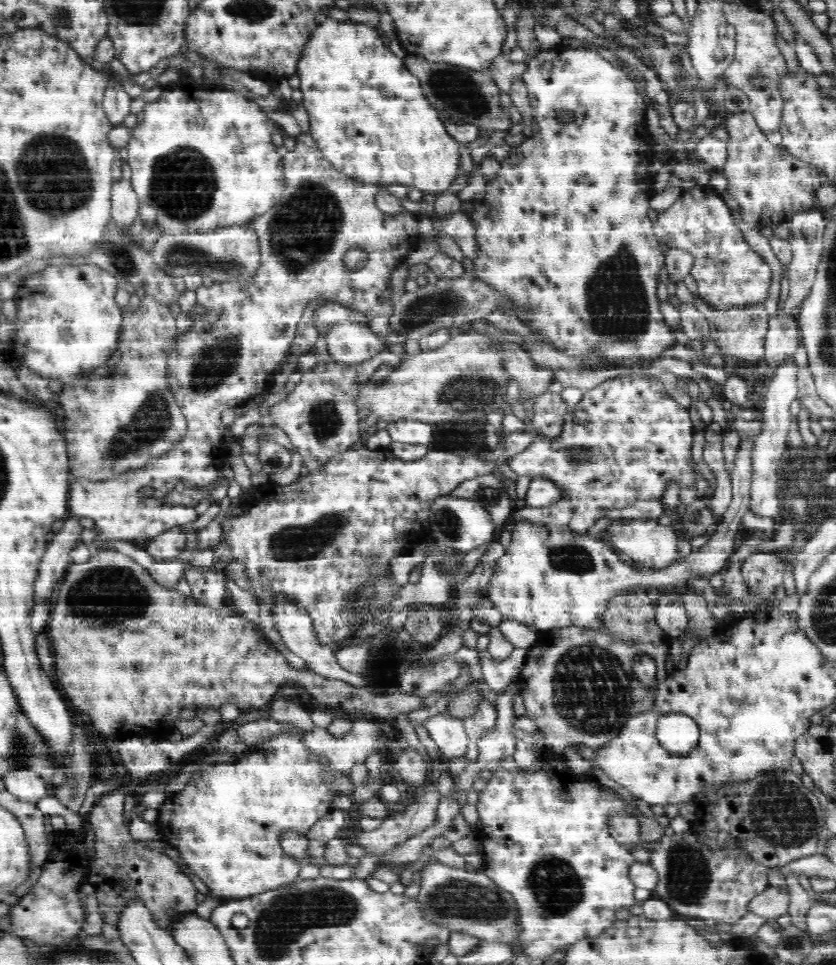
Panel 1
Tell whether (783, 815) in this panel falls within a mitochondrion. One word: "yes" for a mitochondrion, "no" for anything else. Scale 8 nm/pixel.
yes

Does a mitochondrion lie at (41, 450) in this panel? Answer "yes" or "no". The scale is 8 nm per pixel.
no

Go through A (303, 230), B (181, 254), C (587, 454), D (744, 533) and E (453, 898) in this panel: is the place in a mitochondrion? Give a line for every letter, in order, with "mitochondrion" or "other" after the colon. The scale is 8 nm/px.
A: mitochondrion
B: mitochondrion
C: mitochondrion
D: other
E: mitochondrion

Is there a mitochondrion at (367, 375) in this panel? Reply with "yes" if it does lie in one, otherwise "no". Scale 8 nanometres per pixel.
no

